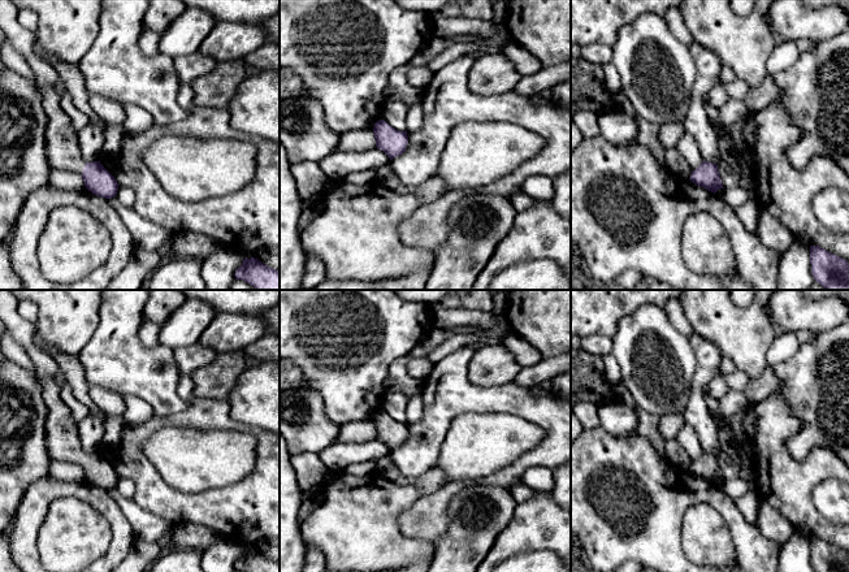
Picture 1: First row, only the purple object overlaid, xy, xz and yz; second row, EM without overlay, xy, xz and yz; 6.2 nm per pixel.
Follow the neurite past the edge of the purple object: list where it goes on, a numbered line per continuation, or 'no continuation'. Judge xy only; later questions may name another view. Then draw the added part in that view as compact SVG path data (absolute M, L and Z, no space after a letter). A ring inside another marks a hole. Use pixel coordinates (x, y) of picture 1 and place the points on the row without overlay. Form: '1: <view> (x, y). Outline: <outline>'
1: xy (63, 440). Outline: M0 290L0 320L34 363L38 381L43 387L43 400L48 410L46 421L48 454L52 460L73 460L82 467L86 452L72 410L61 398L61 386L57 382L60 367L55 358L35 343L36 326L18 313L17 303L18 299L10 290Z

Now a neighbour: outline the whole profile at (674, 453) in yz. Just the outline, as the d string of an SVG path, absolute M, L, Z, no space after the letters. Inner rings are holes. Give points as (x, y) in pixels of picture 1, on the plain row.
M668 439L666 442L664 456L671 465L681 471L689 471L693 463L677 439Z

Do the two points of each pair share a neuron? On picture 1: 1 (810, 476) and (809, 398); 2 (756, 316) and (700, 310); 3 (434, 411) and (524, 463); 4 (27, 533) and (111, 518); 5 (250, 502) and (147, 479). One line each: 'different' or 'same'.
1: different
2: same
3: same
4: same
5: same

